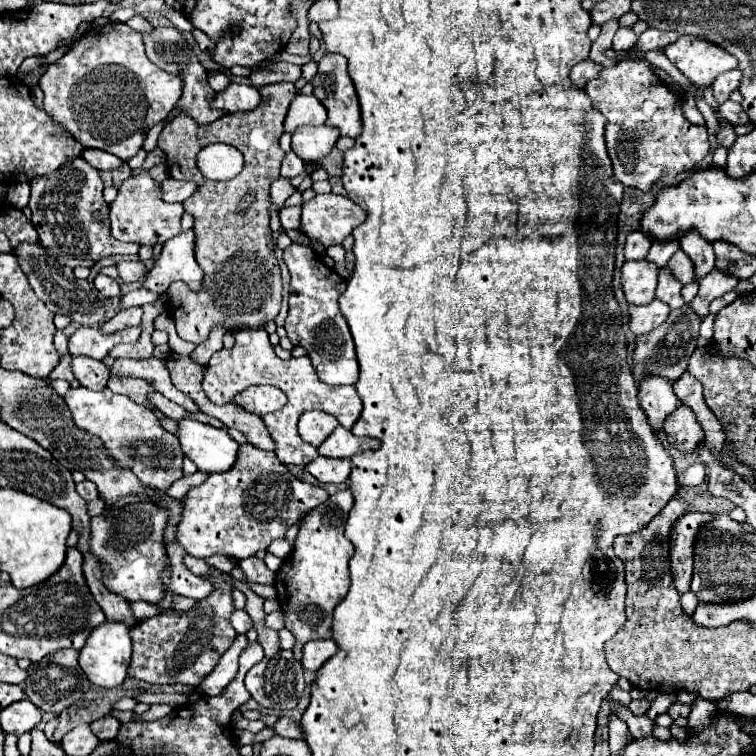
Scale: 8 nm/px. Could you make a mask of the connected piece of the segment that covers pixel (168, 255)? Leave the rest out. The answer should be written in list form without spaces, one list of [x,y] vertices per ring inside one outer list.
[[[187,230],[163,244],[163,252],[155,262],[155,268],[147,274],[145,288],[153,292],[167,292],[169,284],[183,280],[189,288],[199,290],[203,280],[203,270],[195,260],[195,232]]]

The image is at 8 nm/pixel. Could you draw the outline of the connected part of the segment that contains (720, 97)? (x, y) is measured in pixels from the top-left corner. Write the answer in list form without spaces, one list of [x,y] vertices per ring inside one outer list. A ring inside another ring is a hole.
[[[737,68],[731,70],[731,72],[725,72],[721,76],[717,76],[715,82],[713,82],[713,96],[715,96],[715,100],[719,104],[727,102],[729,100],[729,94],[733,90],[737,90],[739,84],[741,84],[741,72]]]

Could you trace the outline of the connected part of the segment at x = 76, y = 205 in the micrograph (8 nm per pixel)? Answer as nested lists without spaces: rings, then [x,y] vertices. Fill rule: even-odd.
[[[73,158],[59,170],[33,178],[29,208],[33,212],[31,222],[39,234],[39,242],[59,264],[75,268],[89,266],[89,262],[93,264],[105,256],[138,254],[140,245],[119,242],[111,236],[109,206],[103,200],[103,180],[99,170],[83,158]]]

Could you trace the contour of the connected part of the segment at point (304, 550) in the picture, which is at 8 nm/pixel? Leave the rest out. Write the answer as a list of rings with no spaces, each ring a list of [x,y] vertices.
[[[347,488],[339,490],[327,502],[313,508],[299,526],[293,552],[285,558],[285,564],[277,572],[277,600],[287,616],[285,628],[297,638],[293,646],[297,660],[301,660],[303,646],[309,640],[331,638],[333,610],[349,592],[349,560],[353,556],[353,544],[345,538],[343,532],[351,508],[353,494]]]

